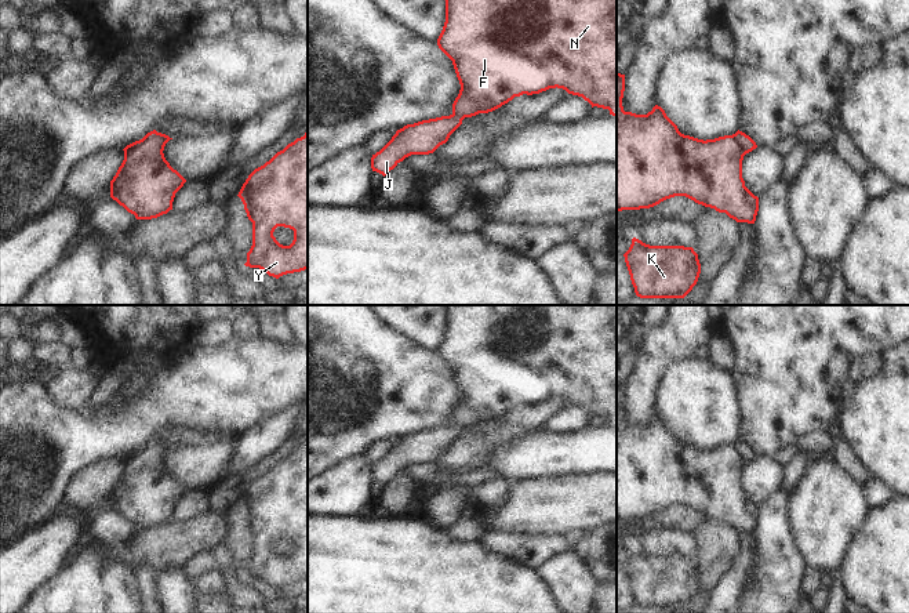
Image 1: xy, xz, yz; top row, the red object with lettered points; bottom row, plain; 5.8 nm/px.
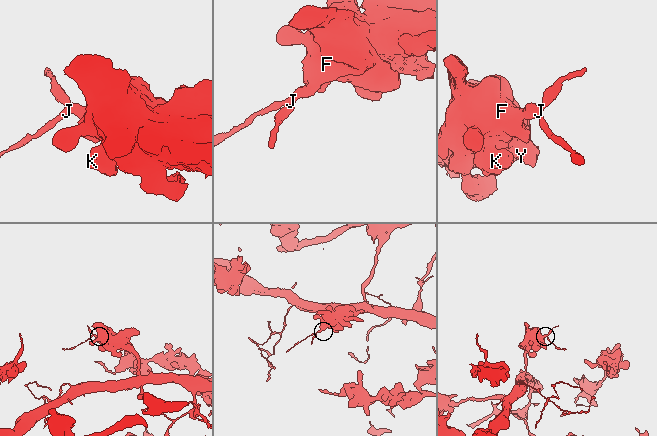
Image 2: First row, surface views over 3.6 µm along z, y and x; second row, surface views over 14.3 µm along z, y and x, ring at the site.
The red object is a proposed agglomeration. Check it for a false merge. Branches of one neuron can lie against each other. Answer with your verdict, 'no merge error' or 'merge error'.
merge error

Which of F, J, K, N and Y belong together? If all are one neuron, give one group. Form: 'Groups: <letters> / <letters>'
Groups: F K N Y / J

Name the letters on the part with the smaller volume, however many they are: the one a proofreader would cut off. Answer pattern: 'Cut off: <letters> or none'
Cut off: J

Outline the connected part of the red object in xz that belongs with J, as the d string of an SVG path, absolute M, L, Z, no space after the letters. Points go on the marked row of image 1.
M452 113L404 126L379 152L372 155L372 171L385 177L411 155L433 153L448 141L450 135L462 124L462 120L461 116Z

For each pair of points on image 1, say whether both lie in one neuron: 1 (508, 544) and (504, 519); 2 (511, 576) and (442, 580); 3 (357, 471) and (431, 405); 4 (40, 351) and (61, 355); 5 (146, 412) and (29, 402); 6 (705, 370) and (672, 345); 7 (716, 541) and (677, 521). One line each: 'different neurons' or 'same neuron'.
1: different neurons
2: same neuron
3: different neurons
4: same neuron
5: same neuron
6: different neurons
7: different neurons

